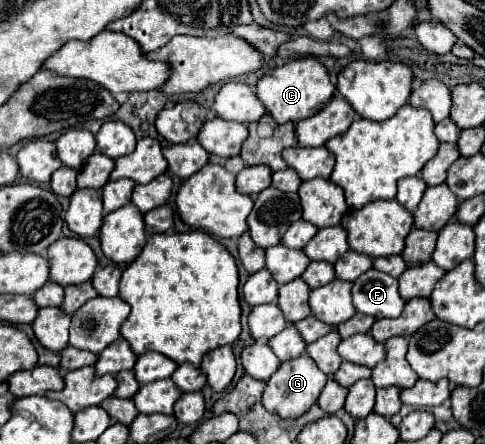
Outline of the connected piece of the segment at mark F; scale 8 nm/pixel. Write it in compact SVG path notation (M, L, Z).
M374 268L354 280L352 302L356 312L376 320L400 316L406 304L398 294L398 280Z

